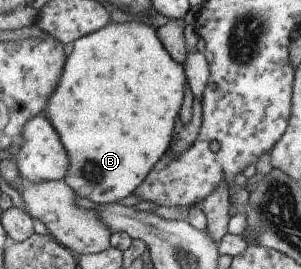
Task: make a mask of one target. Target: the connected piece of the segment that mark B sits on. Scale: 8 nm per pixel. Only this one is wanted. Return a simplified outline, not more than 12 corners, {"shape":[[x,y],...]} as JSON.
{"shape":[[136,20],[68,46],[42,115],[63,182],[120,201],[164,156],[187,81]]}

